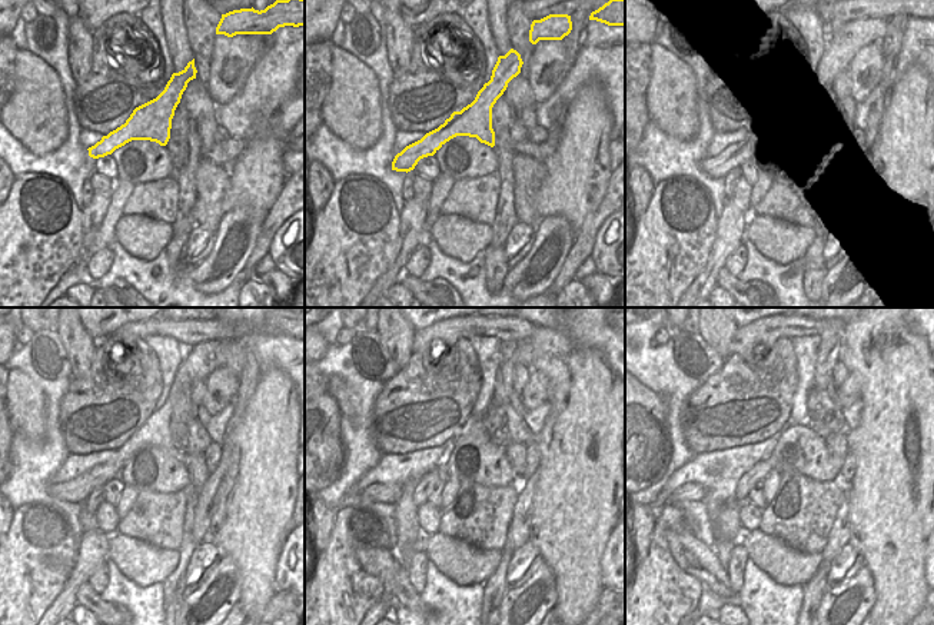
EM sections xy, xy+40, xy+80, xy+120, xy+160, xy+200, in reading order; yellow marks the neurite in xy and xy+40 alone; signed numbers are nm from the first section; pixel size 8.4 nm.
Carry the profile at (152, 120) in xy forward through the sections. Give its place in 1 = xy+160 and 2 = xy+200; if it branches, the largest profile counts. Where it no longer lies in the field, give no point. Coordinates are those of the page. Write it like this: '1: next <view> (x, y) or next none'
1: next xy+160 (514, 353)
2: next xy+200 (828, 349)

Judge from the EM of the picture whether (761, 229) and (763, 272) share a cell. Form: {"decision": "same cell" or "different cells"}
{"decision": "different cells"}

